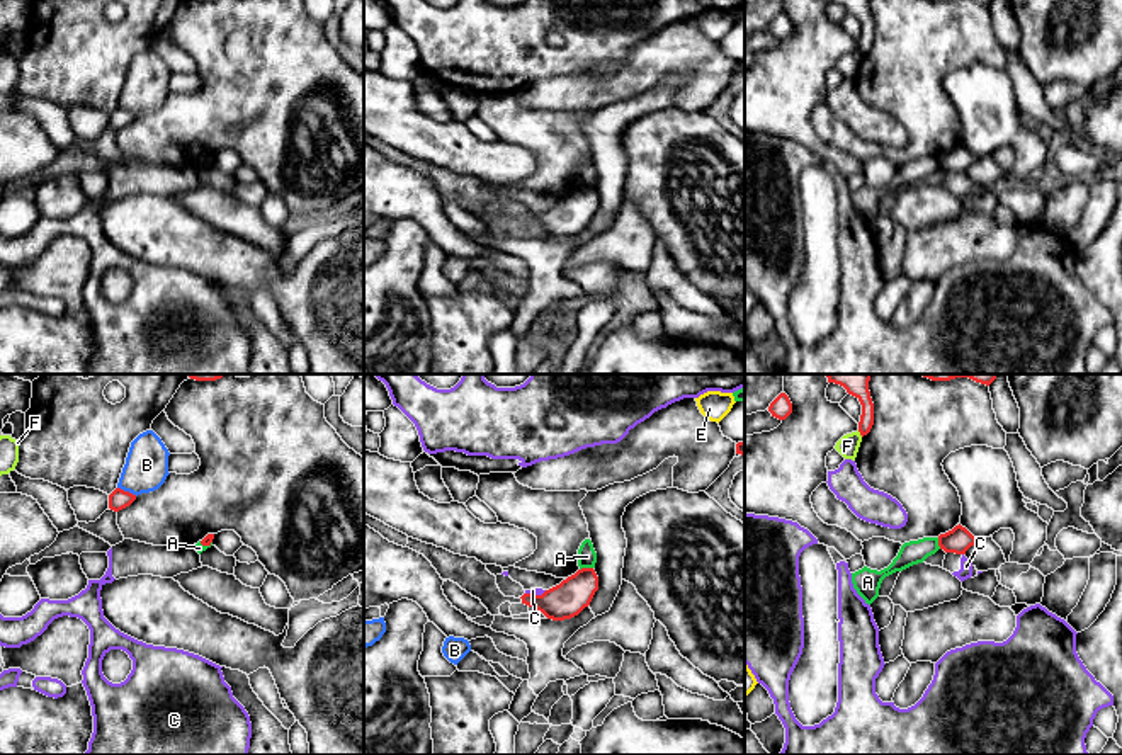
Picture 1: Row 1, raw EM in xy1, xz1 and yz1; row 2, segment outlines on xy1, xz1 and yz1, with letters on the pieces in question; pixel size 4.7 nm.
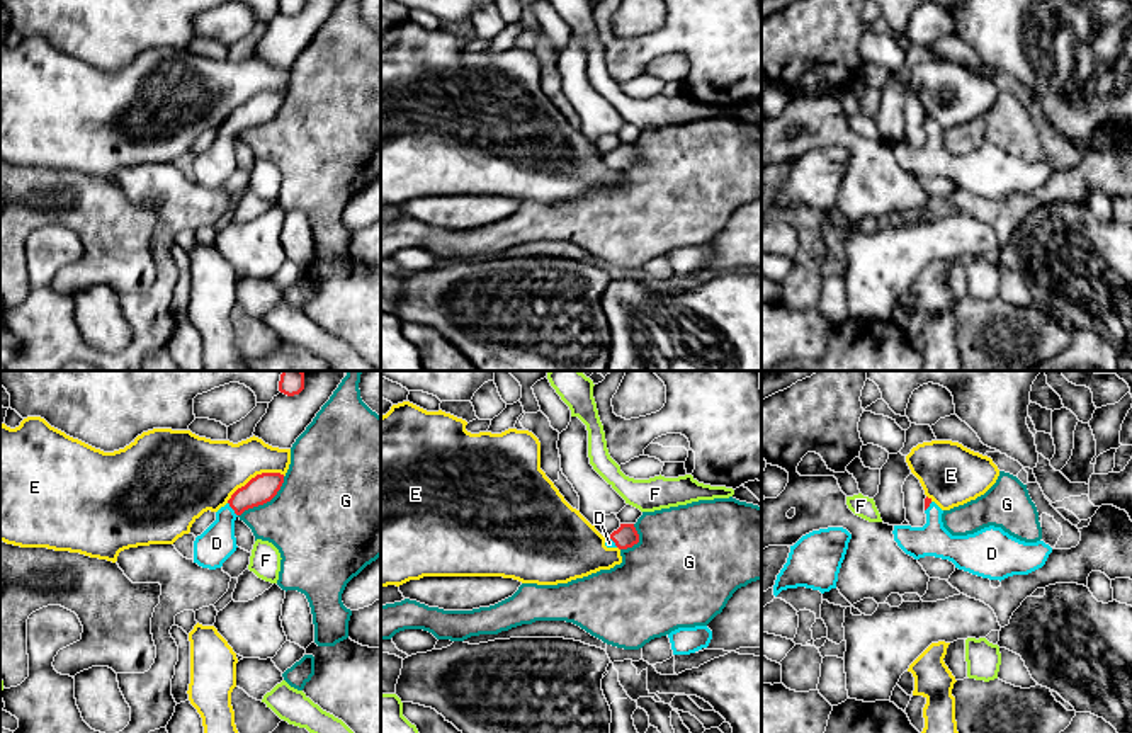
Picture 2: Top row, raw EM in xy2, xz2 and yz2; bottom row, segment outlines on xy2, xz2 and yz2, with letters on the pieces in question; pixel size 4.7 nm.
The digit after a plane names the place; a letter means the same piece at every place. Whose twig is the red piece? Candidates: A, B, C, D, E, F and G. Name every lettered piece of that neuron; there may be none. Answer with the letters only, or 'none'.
D

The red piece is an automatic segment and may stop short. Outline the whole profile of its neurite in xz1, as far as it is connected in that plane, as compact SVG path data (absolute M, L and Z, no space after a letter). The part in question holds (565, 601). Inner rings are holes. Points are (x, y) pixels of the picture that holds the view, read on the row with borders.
M581 568L542 595L524 593L520 599L522 604L536 607L547 619L564 621L588 607L597 590L598 576L595 570Z

